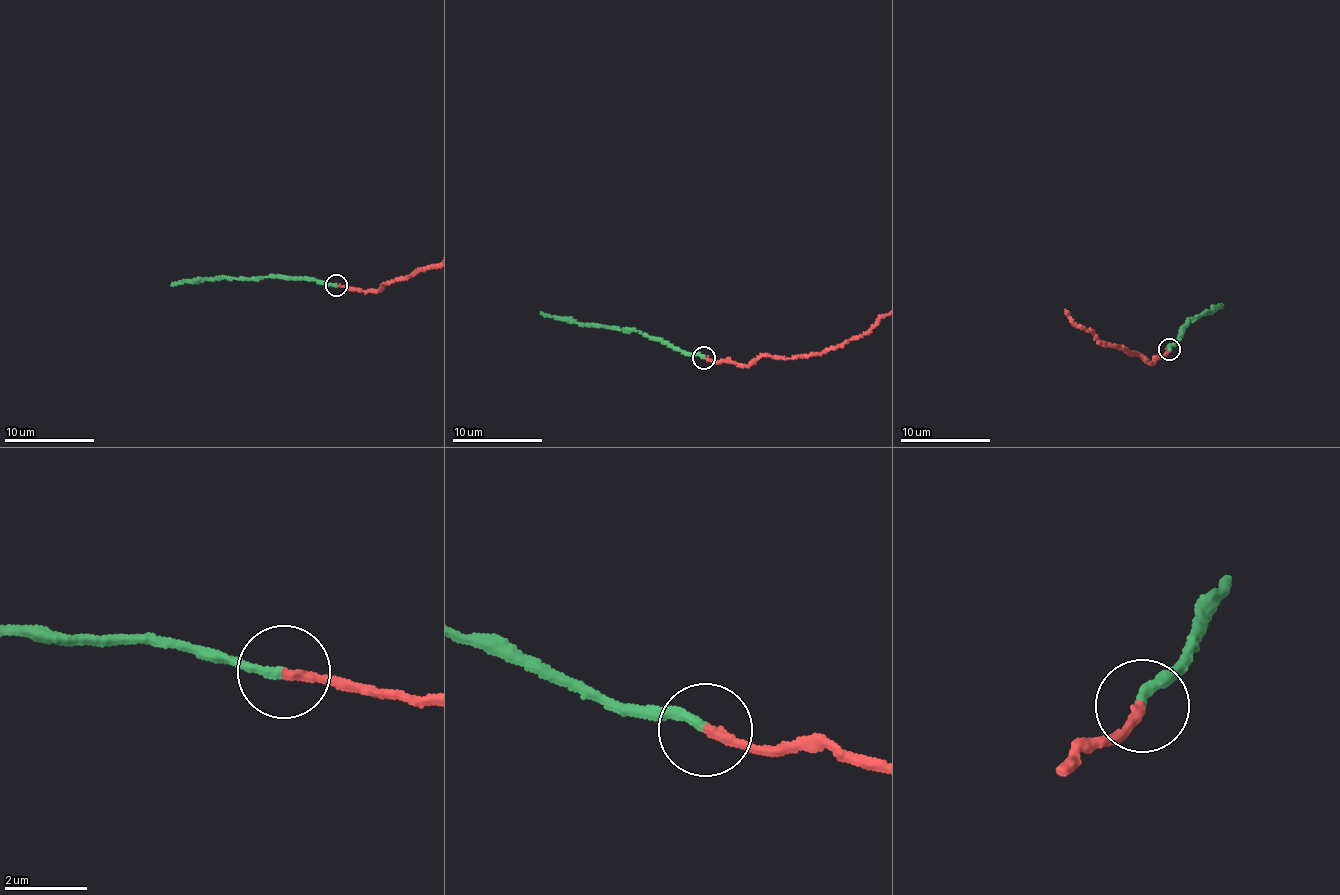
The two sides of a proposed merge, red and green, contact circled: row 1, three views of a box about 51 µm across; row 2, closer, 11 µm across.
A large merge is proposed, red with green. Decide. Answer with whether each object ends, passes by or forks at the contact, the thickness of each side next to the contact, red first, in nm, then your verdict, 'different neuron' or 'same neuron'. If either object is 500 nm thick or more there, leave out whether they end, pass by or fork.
red ends; green ends; calibres 200 and 200 nm; same neuron

